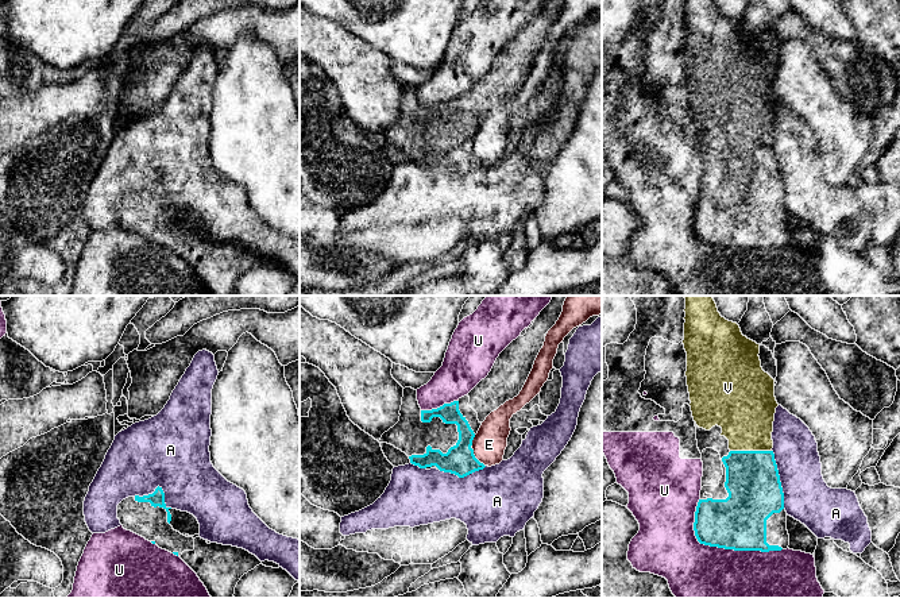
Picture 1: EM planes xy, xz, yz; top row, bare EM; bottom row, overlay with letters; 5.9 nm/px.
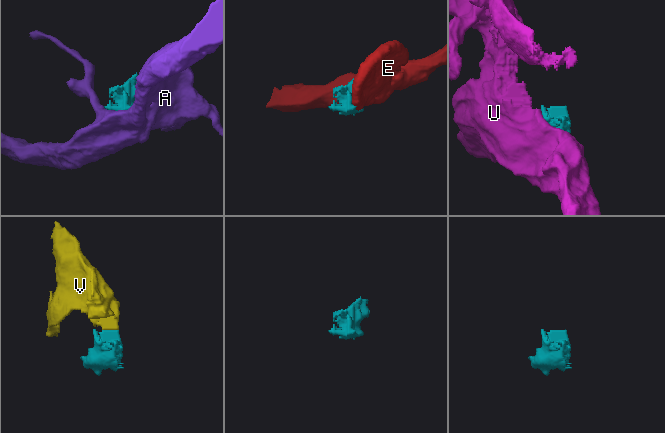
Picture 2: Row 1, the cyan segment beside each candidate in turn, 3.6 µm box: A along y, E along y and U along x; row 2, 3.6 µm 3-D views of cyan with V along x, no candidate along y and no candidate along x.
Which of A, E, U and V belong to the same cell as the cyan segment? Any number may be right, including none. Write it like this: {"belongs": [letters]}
{"belongs": ["V"]}

